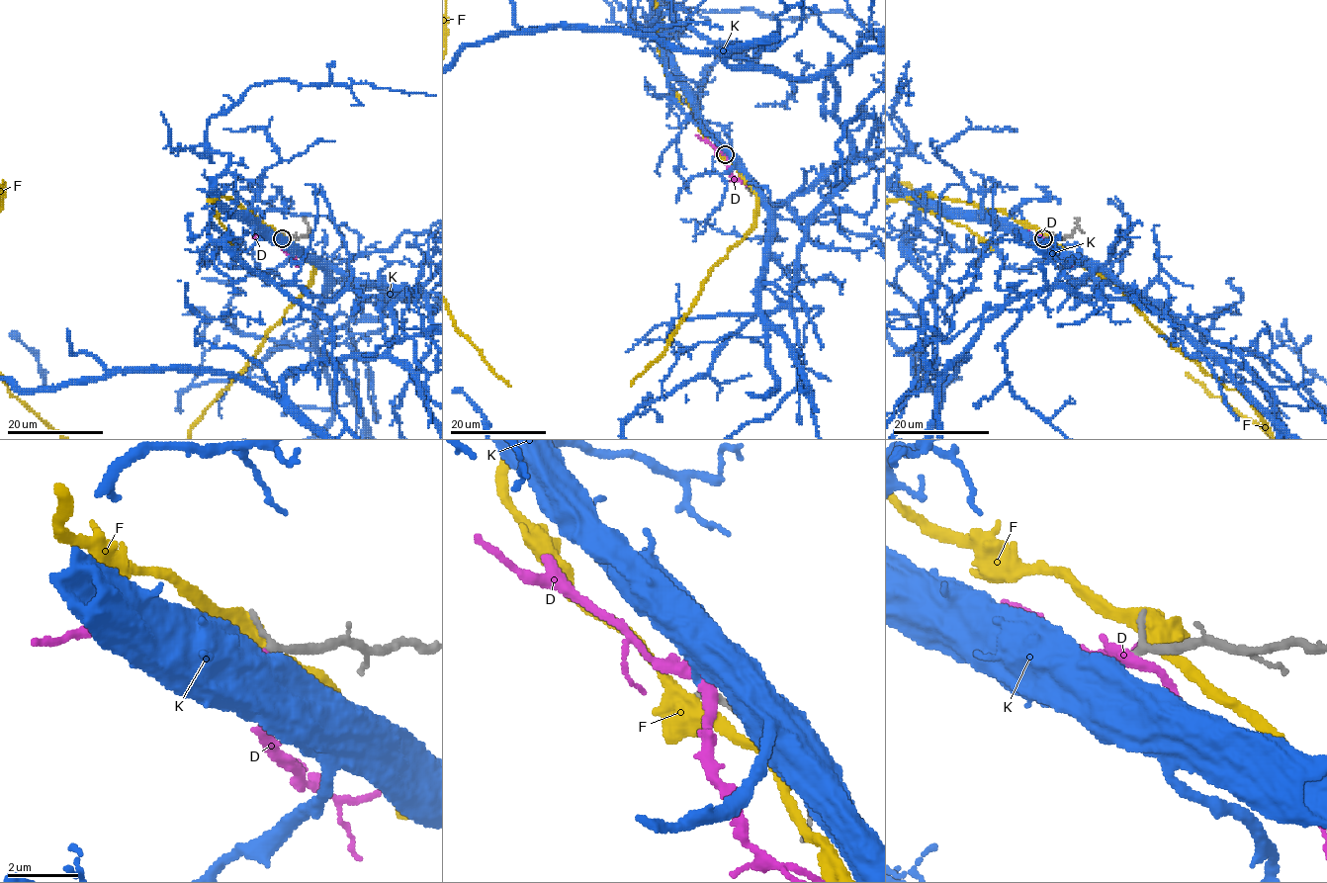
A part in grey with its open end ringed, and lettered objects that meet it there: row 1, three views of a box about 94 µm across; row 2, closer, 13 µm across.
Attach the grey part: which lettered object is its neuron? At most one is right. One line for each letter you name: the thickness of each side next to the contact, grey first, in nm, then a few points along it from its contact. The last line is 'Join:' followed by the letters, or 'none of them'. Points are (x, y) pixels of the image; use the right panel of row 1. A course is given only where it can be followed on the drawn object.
K: calibres 170 and 400 nm
Join: K

